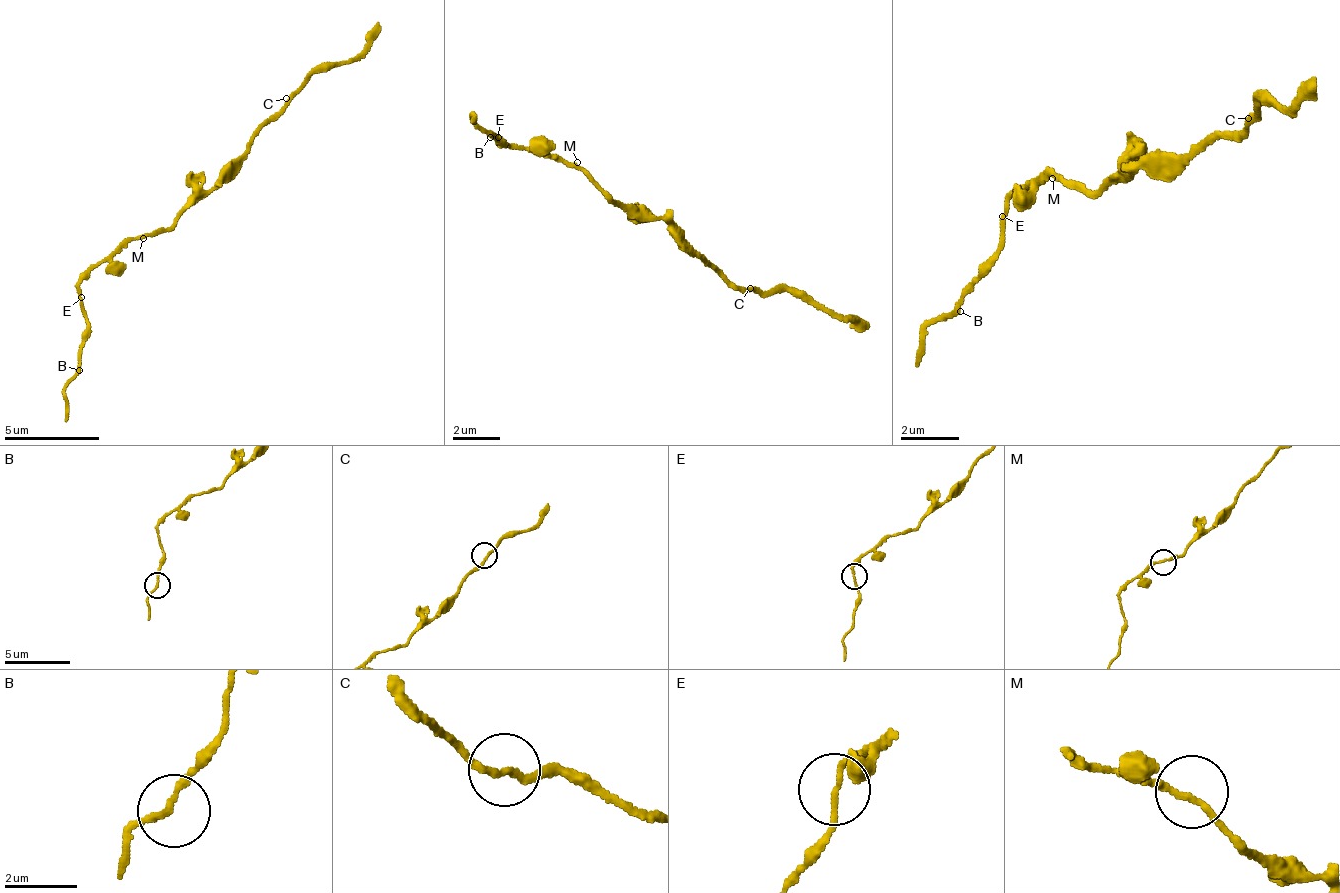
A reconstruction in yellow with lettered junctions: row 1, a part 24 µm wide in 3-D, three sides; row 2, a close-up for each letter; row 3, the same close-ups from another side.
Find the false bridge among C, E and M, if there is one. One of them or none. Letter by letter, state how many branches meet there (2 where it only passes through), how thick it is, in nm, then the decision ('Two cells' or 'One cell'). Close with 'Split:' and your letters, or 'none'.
C: Branches: 2. Thickness 190 nm. One cell
E: Branches: 2. Thickness 150 nm. Two cells
M: Branches: 2. Thickness 170 nm. One cell
Split: E

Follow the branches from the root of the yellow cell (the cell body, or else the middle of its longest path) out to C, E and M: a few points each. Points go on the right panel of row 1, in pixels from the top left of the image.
C: (1118, 179), (1142, 169), (1170, 166), (1196, 151), (1203, 151), (1248, 124), (1248, 118)
E: (1118, 179), (1092, 194), (1060, 179), (1061, 173), (1011, 198), (1004, 205), (1004, 218)
M: (1118, 179), (1085, 193), (1052, 178)

